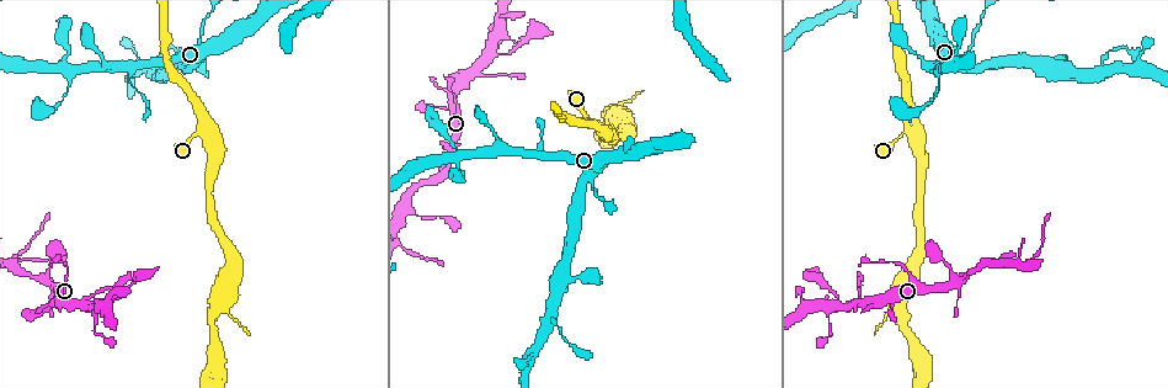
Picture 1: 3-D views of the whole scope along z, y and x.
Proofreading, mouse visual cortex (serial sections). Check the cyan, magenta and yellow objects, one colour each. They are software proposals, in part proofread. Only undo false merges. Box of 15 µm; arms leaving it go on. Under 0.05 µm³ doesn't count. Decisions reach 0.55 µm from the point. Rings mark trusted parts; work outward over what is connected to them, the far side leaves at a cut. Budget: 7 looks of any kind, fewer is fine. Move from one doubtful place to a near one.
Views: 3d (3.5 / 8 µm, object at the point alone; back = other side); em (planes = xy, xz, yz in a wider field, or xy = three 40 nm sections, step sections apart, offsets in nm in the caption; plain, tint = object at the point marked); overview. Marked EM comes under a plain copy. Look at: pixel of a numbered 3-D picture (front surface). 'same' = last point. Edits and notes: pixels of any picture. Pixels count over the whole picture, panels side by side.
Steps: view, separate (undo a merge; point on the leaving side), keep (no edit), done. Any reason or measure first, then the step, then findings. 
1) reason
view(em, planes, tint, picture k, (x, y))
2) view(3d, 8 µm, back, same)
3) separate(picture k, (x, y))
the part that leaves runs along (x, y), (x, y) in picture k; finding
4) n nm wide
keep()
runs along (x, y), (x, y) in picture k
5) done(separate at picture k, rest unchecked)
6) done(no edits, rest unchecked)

view(3d, 3.5 µm, picture 1, (407, 214))

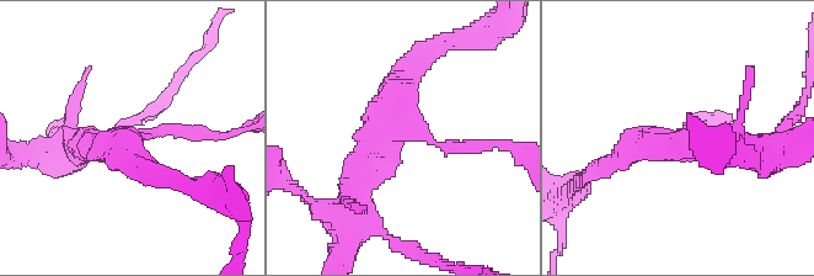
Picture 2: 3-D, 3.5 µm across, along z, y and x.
3 arms; arms of 150, 250, 350 nm; now the EM
view(em, xy, step 1, tint, picture 2, (407, 134))

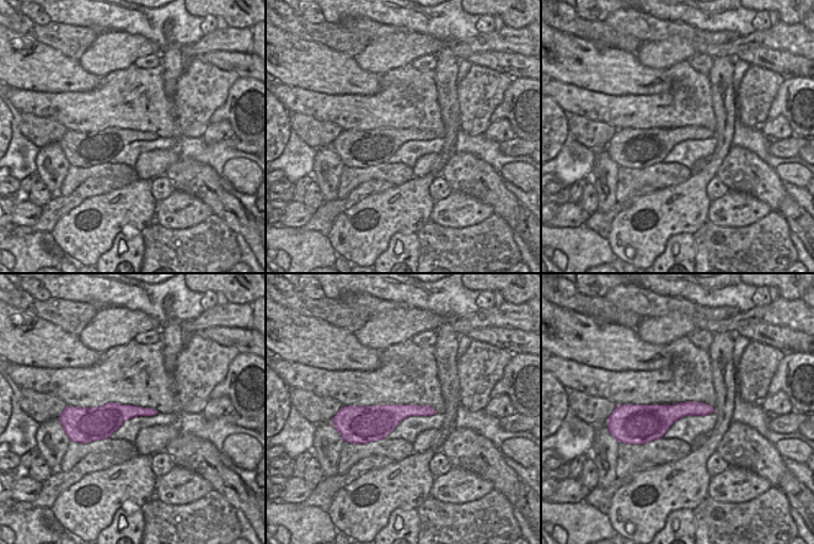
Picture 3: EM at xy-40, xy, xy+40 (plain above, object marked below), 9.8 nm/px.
keep()
runs along (133, 158), (113, 142), (129, 134), (208, 134) in picture 2; all the same cell

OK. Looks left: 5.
calibre changes
view(3d, 3.5 µm, back, picture 1, (46, 312))

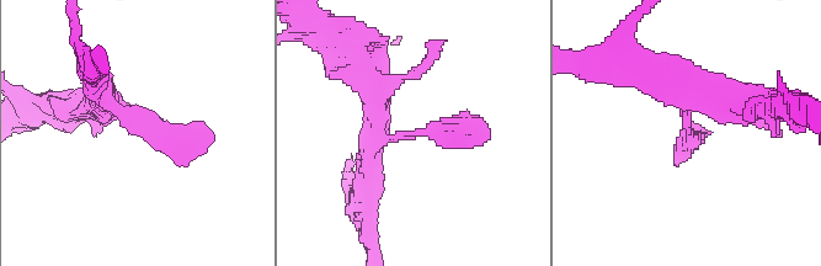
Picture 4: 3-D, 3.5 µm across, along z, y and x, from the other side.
keep()
runs along (96, 79), (142, 132), (213, 136) in picture 4; one cell here

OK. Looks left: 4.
small branch off a trunk
view(3d, 3.5 µm, picture 1, (526, 154))

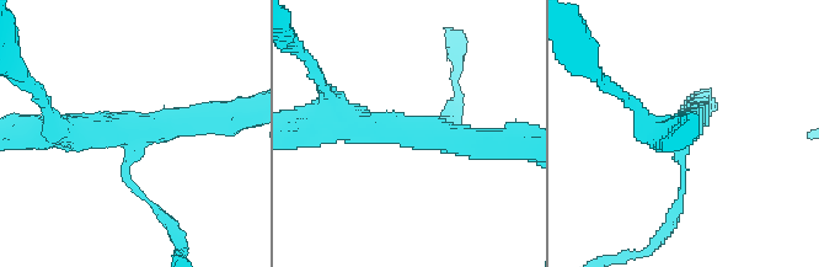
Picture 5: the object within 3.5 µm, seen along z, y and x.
3 arms; arms of 100, 300, 400 nm; now the EM
view(em, xy, step 1, tint, picture 5, (131, 135))

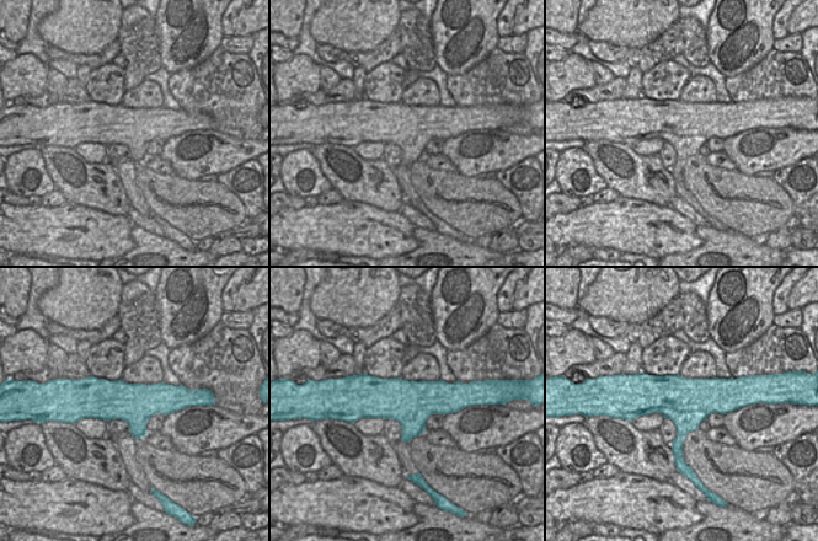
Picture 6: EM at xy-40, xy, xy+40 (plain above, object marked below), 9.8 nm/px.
keep()
runs along (483, 145), (392, 126), (321, 123) in picture 5; continuous, no second cell

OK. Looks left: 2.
done(no edits, rest unchecked)

